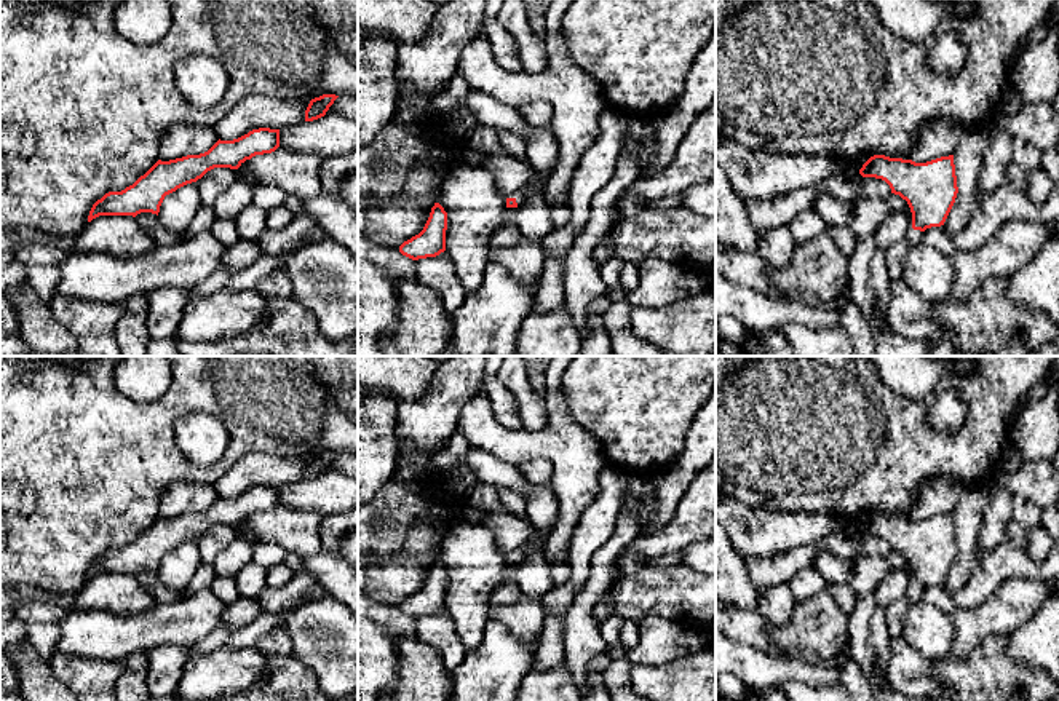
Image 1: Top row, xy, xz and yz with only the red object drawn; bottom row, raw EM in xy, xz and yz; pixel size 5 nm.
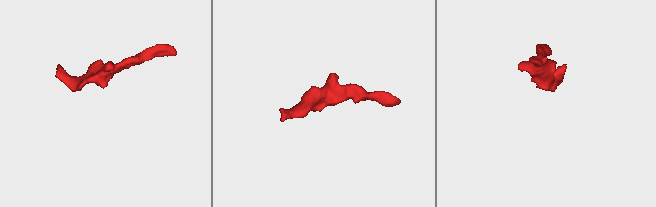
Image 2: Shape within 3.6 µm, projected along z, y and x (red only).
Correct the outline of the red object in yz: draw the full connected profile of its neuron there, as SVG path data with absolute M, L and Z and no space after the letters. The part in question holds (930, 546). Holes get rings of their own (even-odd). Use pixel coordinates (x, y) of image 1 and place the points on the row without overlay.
M874 513L859 532L885 538L907 559L912 583L902 599L910 604L922 600L926 586L944 583L958 551L954 513L926 521Z

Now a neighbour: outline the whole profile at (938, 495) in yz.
M934 476L922 482L910 508L910 517L915 521L926 521L941 514L954 513L962 492L963 485L957 481Z

